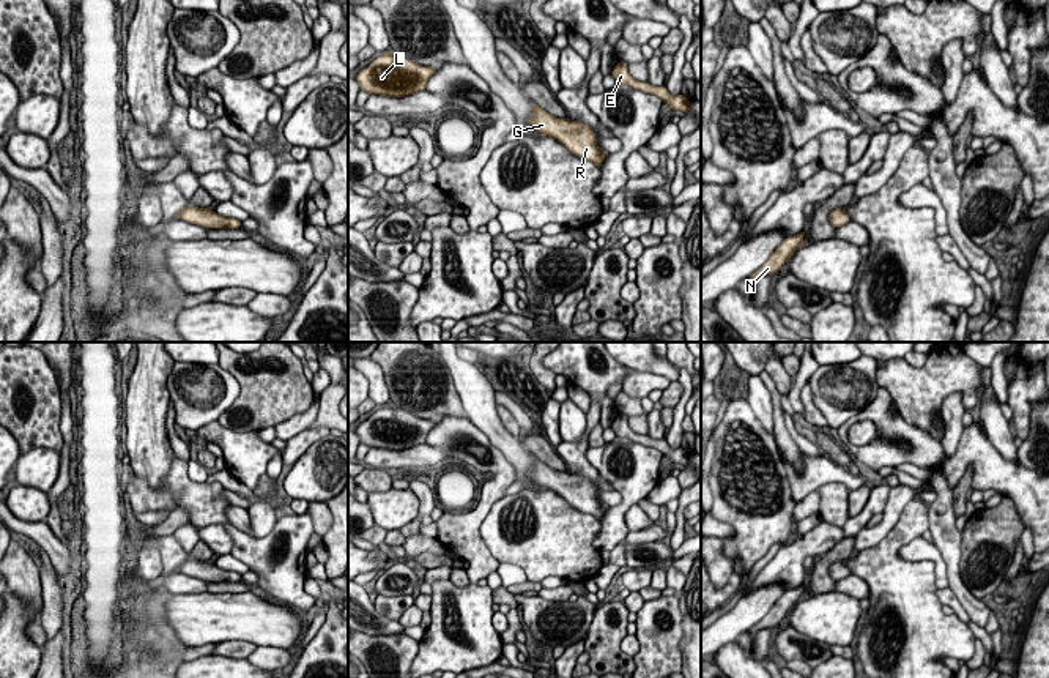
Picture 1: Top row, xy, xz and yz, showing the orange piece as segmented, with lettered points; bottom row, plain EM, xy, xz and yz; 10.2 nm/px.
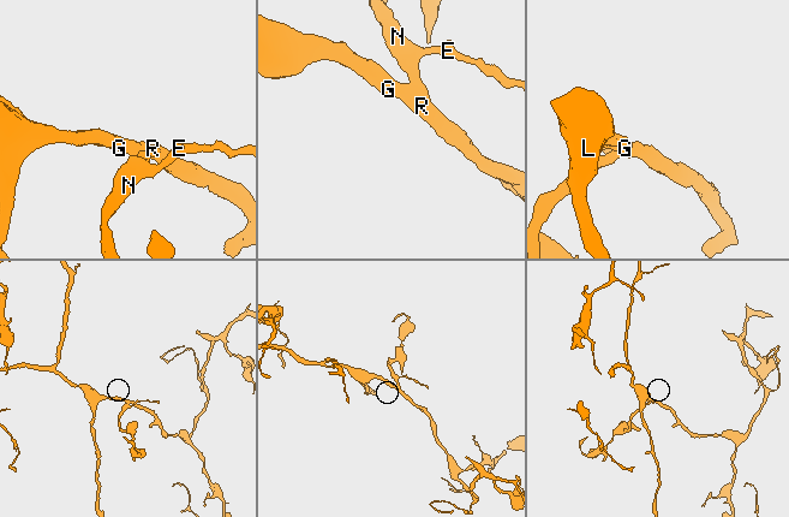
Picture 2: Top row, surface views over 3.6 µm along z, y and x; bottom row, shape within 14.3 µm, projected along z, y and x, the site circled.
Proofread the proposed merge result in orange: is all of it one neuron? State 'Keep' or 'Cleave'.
Keep

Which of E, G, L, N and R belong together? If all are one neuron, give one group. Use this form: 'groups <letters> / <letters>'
groups E G L N R

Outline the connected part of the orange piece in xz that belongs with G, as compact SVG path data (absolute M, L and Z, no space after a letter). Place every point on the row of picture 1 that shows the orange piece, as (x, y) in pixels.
M534 101L532 106L534 112L529 121L537 132L558 139L570 153L594 162L600 169L605 151L595 143L595 134L588 125L570 121L569 118L556 118Z

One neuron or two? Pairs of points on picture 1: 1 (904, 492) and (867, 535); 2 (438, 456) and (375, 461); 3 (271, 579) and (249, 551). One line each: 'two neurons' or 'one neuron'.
1: one neuron
2: one neuron
3: one neuron

